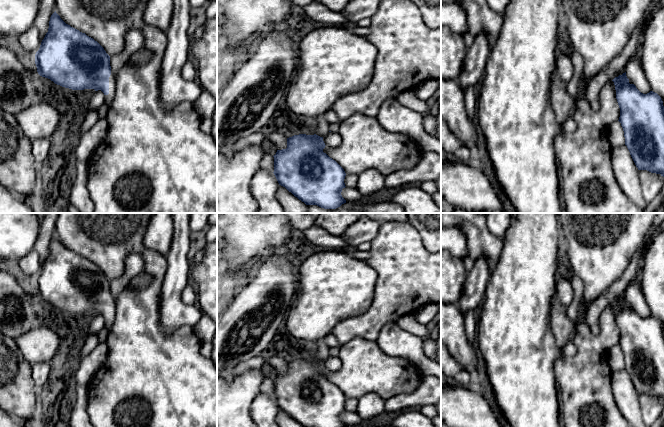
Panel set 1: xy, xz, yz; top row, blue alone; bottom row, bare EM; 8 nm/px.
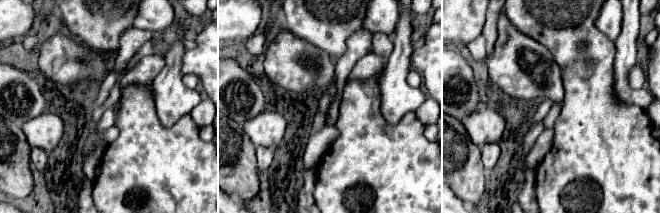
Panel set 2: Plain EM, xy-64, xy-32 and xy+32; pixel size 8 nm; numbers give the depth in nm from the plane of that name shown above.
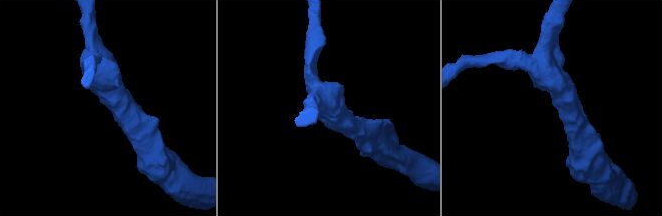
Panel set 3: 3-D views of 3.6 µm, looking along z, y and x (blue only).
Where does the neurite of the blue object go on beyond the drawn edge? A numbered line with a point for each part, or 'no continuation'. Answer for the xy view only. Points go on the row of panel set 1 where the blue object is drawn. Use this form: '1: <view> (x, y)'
1: xy (109, 98)

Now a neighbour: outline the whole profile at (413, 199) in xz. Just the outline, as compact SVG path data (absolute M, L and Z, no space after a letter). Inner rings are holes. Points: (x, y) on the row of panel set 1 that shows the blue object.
M419 187L400 188L393 196L392 202L401 205L404 213L441 213L431 194Z

